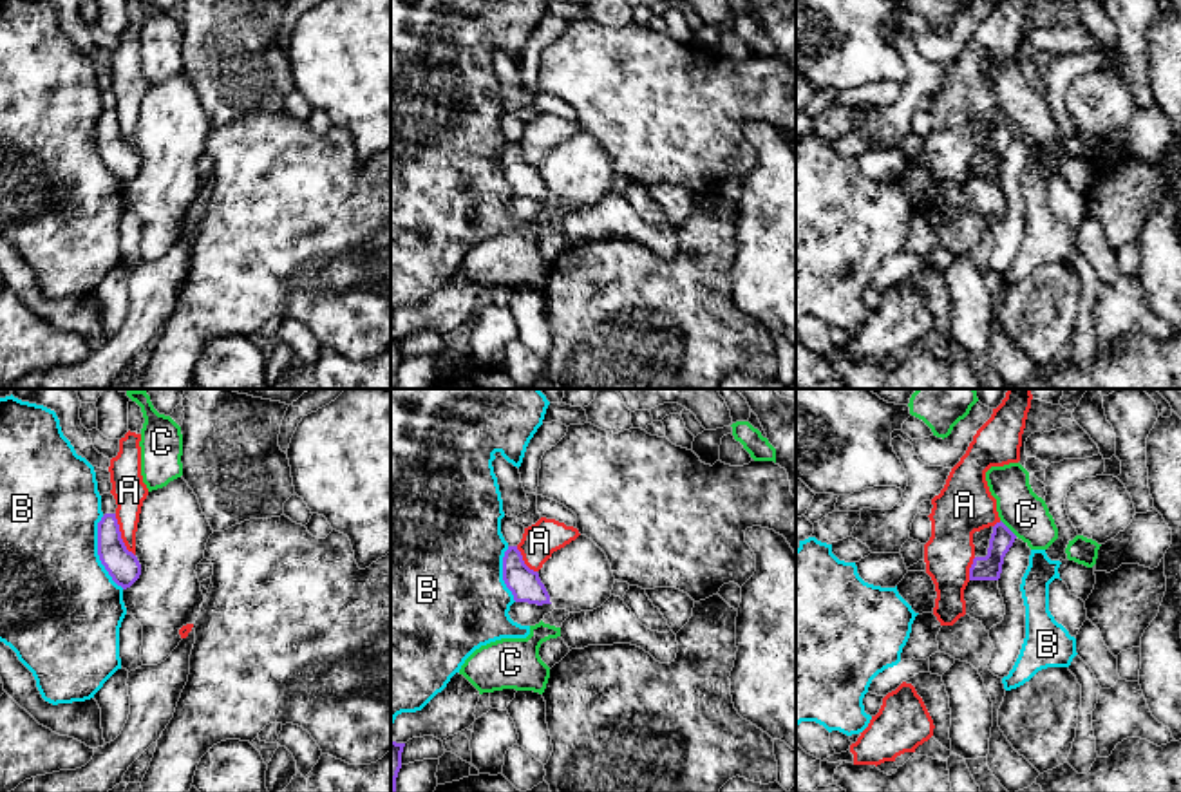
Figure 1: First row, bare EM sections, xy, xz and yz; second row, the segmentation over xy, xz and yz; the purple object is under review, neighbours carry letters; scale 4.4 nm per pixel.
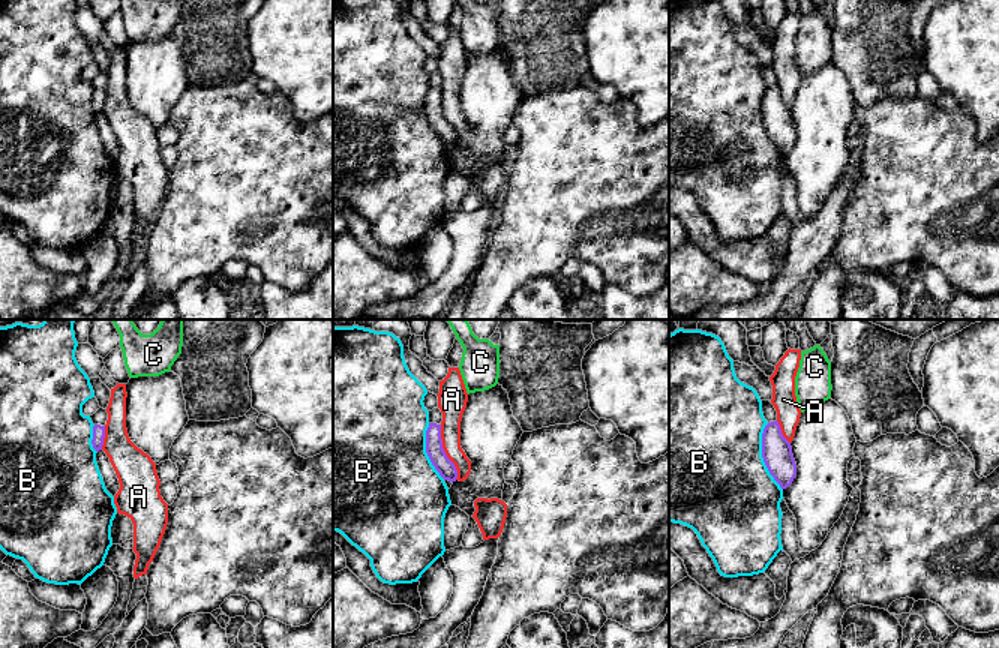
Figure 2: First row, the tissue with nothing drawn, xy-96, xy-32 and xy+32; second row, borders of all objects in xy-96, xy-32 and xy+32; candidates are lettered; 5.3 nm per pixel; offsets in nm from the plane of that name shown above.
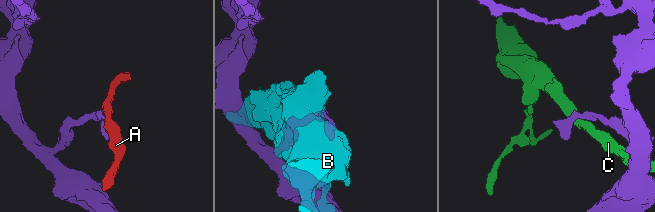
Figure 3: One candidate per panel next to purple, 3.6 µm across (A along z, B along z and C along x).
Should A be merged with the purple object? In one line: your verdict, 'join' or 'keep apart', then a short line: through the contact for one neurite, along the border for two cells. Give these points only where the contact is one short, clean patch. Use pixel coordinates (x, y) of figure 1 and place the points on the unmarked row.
keep apart; line xy (114, 109), (120, 120), (120, 132), (134, 150)

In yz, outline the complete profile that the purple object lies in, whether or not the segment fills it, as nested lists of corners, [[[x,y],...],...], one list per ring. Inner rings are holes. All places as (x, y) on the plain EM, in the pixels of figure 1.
[[[1000,116],[993,121],[986,152],[975,152],[969,163],[969,175],[998,175],[1004,152],[1016,130]]]

